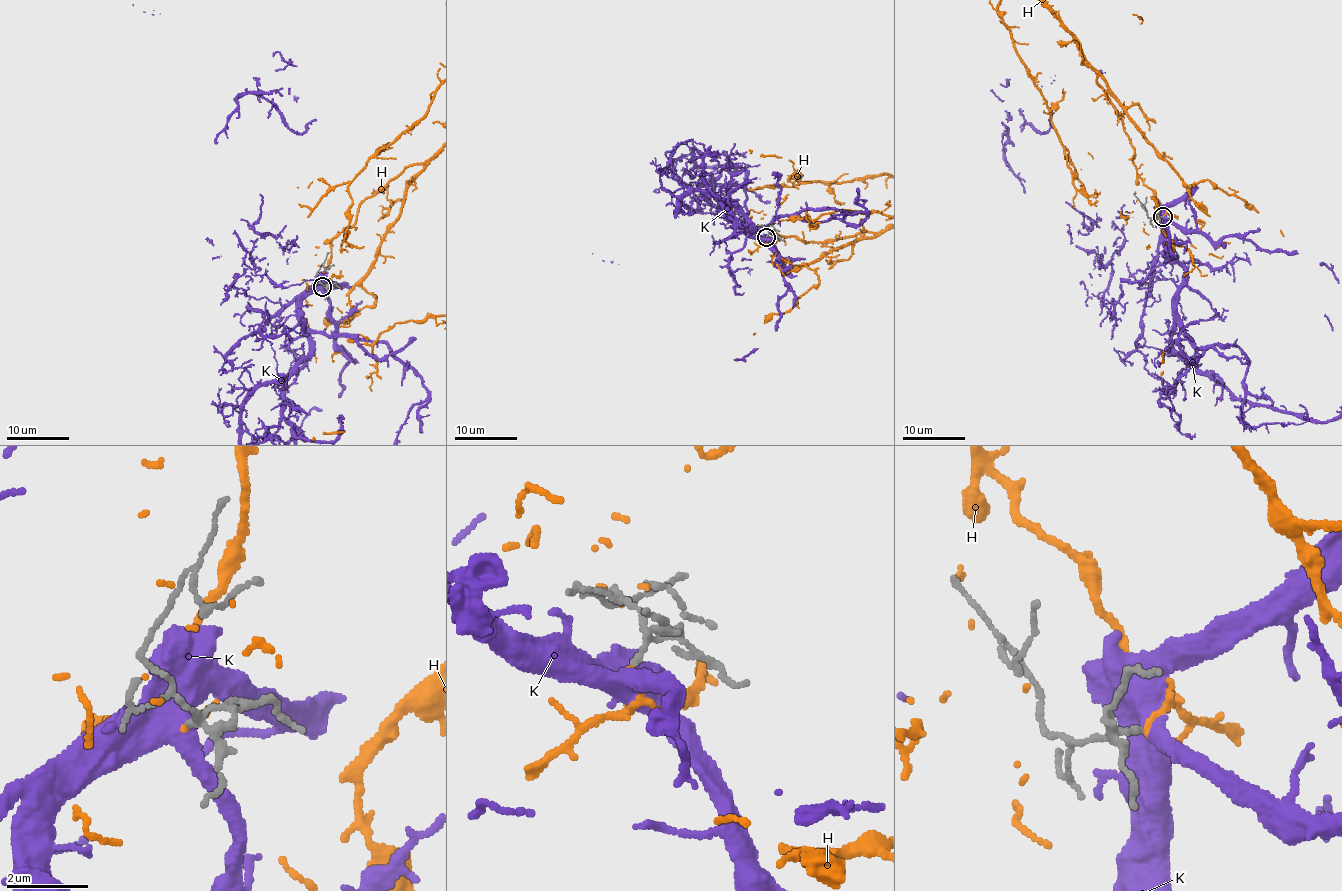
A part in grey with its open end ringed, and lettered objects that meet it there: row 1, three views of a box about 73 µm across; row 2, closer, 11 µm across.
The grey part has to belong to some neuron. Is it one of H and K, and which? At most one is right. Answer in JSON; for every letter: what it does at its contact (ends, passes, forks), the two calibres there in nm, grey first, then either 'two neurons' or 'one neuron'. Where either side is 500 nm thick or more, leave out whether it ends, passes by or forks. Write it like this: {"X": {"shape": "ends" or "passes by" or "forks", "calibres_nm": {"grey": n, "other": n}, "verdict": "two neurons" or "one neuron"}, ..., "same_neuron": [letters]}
{"H": {"shape": "passes by", "calibres_nm": {"grey": 110, "other": 90}, "verdict": "two neurons"}, "K": {"calibres_nm": {"grey": 100, "other": 600}, "verdict": "one neuron"}, "same_neuron": ["K"]}

